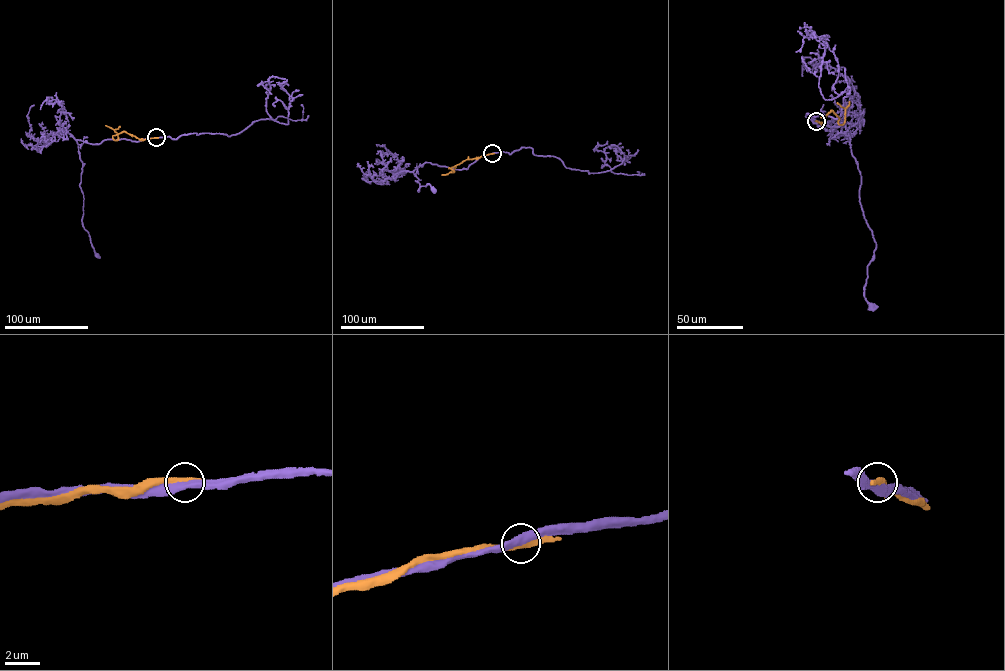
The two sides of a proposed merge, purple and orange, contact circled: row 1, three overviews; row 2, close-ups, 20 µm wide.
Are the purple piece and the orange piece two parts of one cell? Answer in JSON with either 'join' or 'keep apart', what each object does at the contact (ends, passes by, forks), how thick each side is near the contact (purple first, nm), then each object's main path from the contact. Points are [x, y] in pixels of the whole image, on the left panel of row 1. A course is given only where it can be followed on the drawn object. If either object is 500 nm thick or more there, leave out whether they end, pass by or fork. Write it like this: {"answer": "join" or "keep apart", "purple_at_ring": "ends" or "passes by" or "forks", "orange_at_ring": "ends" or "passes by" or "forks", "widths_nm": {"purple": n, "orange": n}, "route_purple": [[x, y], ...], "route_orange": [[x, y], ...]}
{"answer": "keep apart", "purple_at_ring": "passes by", "orange_at_ring": "passes by", "widths_nm": {"purple": 420, "orange": 320}, "route_purple": [[156, 137], [106, 139], [98, 144], [76, 140], [83, 165], [82, 221], [96, 254]], "route_orange": [[156, 137], [140, 140], [124, 131], [113, 135], [114, 140], [118, 139], [118, 134], [105, 125]]}

